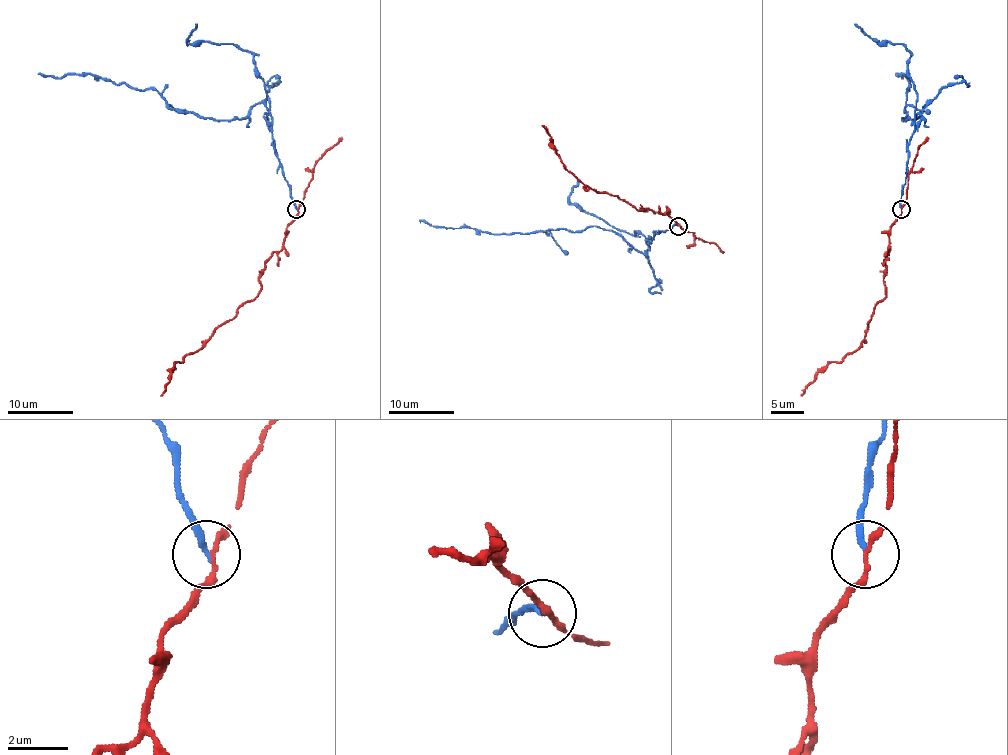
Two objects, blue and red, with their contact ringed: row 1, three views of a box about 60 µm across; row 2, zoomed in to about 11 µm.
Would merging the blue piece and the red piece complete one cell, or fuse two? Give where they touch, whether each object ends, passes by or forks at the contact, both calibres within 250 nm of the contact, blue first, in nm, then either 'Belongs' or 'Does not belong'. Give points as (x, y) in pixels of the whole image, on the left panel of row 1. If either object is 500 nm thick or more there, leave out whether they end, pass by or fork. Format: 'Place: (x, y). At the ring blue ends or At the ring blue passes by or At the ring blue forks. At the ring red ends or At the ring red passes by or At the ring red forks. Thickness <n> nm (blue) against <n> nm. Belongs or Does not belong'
Place: (296, 209). At the ring blue ends. At the ring red ends. Thickness 190 nm (blue) against 220 nm. Does not belong

